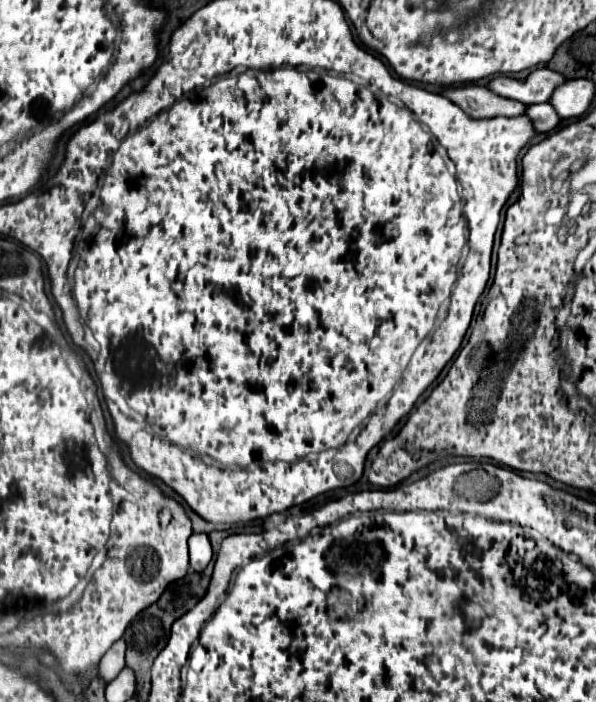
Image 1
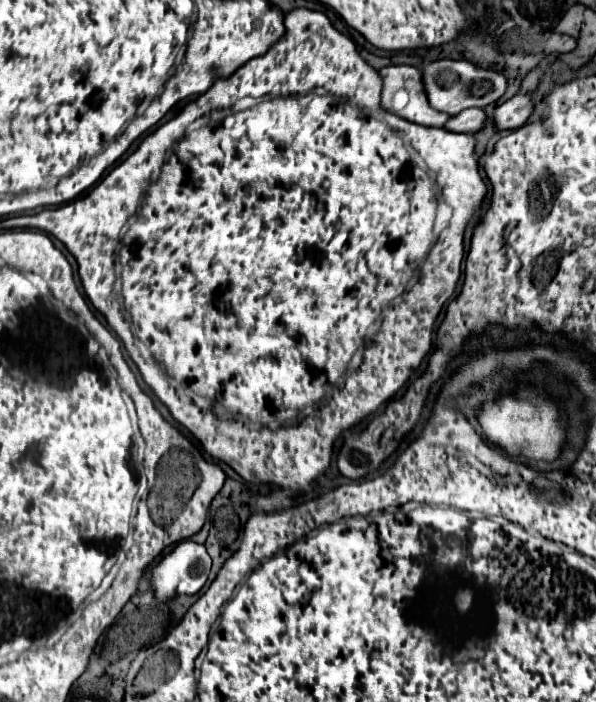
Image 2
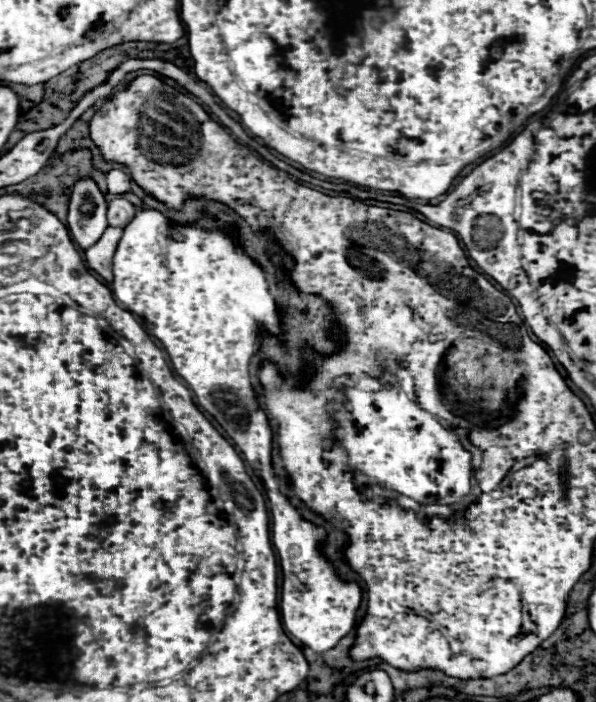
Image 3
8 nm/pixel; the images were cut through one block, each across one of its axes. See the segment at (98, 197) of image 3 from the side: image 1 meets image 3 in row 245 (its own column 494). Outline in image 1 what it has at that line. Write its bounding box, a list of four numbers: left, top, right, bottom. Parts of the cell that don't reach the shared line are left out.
[488,68,564,104]

